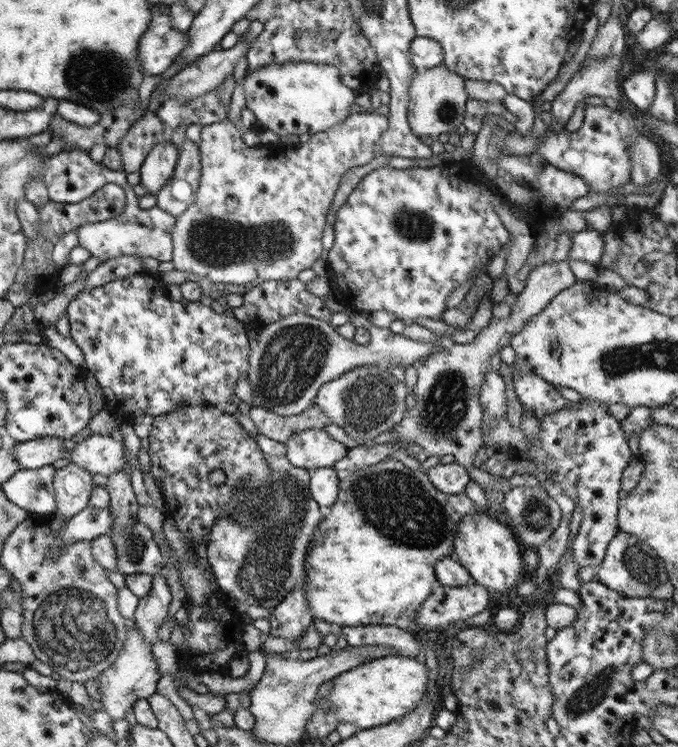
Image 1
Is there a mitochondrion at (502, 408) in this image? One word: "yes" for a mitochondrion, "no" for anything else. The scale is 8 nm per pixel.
no

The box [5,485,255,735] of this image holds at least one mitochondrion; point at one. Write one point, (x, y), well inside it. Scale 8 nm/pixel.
(72, 628)

